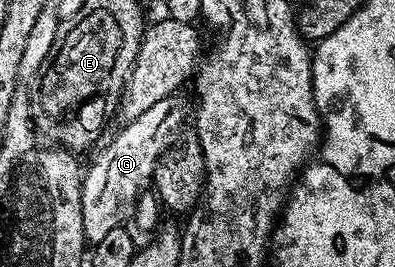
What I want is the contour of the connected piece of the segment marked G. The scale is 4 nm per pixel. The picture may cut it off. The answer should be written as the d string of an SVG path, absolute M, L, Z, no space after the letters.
M173 95L154 103L150 111L142 111L138 119L127 122L124 130L101 151L92 166L87 166L80 186L82 227L85 242L95 243L106 239L110 231L120 229L123 221L133 220L136 200L151 182L156 161L168 148L175 145L185 132L184 120L189 120L190 109L184 106L183 96Z

